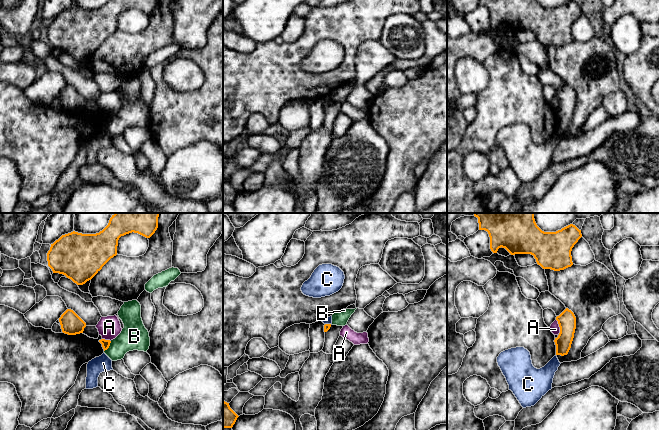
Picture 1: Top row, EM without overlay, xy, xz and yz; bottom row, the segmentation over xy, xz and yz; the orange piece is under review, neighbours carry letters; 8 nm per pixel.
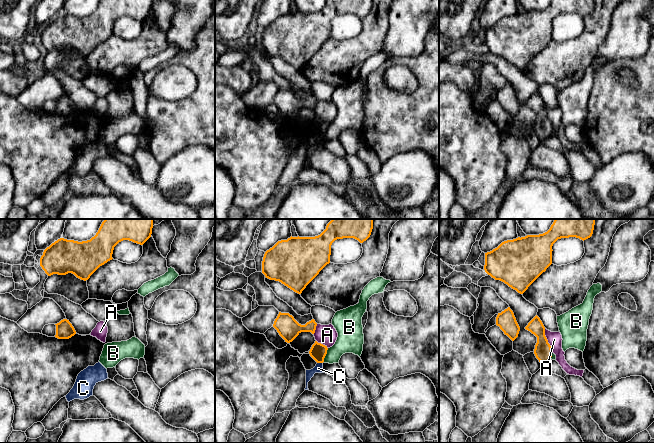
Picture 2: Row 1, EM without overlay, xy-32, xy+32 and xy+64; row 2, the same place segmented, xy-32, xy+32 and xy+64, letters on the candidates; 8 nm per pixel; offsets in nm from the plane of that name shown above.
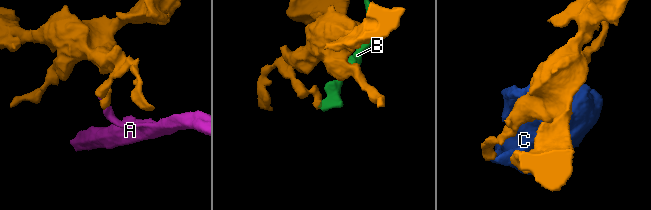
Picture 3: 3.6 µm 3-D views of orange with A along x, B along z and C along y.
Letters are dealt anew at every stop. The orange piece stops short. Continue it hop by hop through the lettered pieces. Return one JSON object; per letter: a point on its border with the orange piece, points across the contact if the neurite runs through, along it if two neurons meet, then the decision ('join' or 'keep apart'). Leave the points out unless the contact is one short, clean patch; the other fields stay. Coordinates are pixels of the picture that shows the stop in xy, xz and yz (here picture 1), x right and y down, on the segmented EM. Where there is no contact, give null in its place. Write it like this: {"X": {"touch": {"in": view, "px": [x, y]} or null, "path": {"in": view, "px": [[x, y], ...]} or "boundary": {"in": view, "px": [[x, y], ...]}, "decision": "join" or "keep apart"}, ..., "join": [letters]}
{"A": {"touch": {"in": "yz", "px": [559, 326]}, "boundary": {"in": "yz", "px": [[556, 319], [559, 325], [559, 333]]}, "decision": "keep apart"}, "B": {"touch": {"in": "xy", "px": [109, 345]}, "decision": "keep apart"}, "C": {"touch": {"in": "xz", "px": [328, 324]}, "boundary": {"in": "xz", "px": [[325, 323], [330, 324]]}, "decision": "keep apart"}, "join": []}

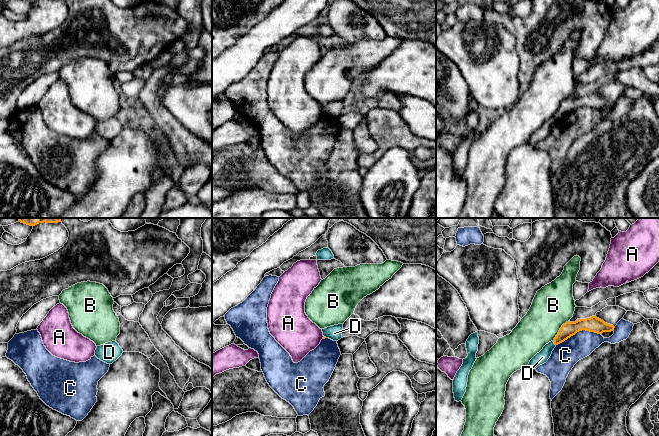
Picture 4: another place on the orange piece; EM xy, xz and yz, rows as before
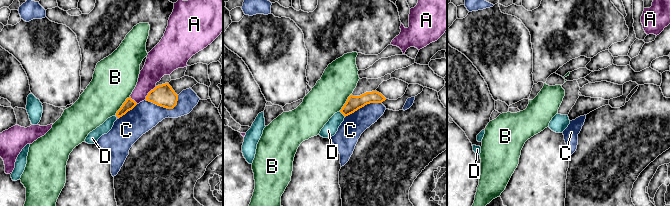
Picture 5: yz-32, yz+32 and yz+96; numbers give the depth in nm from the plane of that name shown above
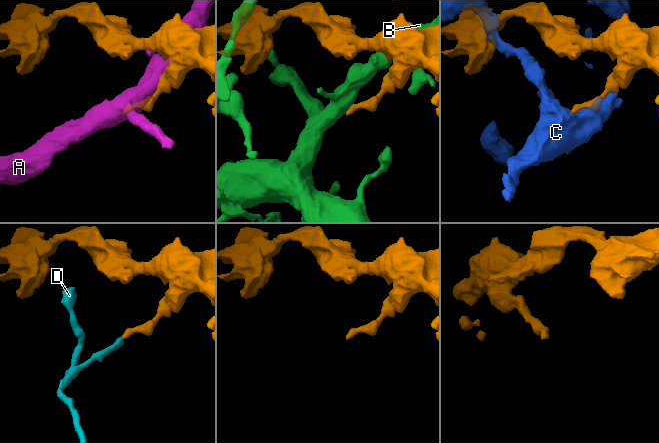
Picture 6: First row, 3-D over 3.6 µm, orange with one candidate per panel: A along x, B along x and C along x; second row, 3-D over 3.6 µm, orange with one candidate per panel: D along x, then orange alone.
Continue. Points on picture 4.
{"A": {"touch": {"in": "yz", "px": [578, 320]}, "decision": "keep apart"}, "B": {"touch": {"in": "yz", "px": [560, 329]}, "decision": "keep apart"}, "C": {"touch": {"in": "yz", "px": [578, 331]}, "decision": "keep apart"}, "D": {"touch": {"in": "yz", "px": [554, 343]}, "boundary": {"in": "yz", "px": [[552, 341], [555, 345]]}, "decision": "keep apart"}, "join": []}

